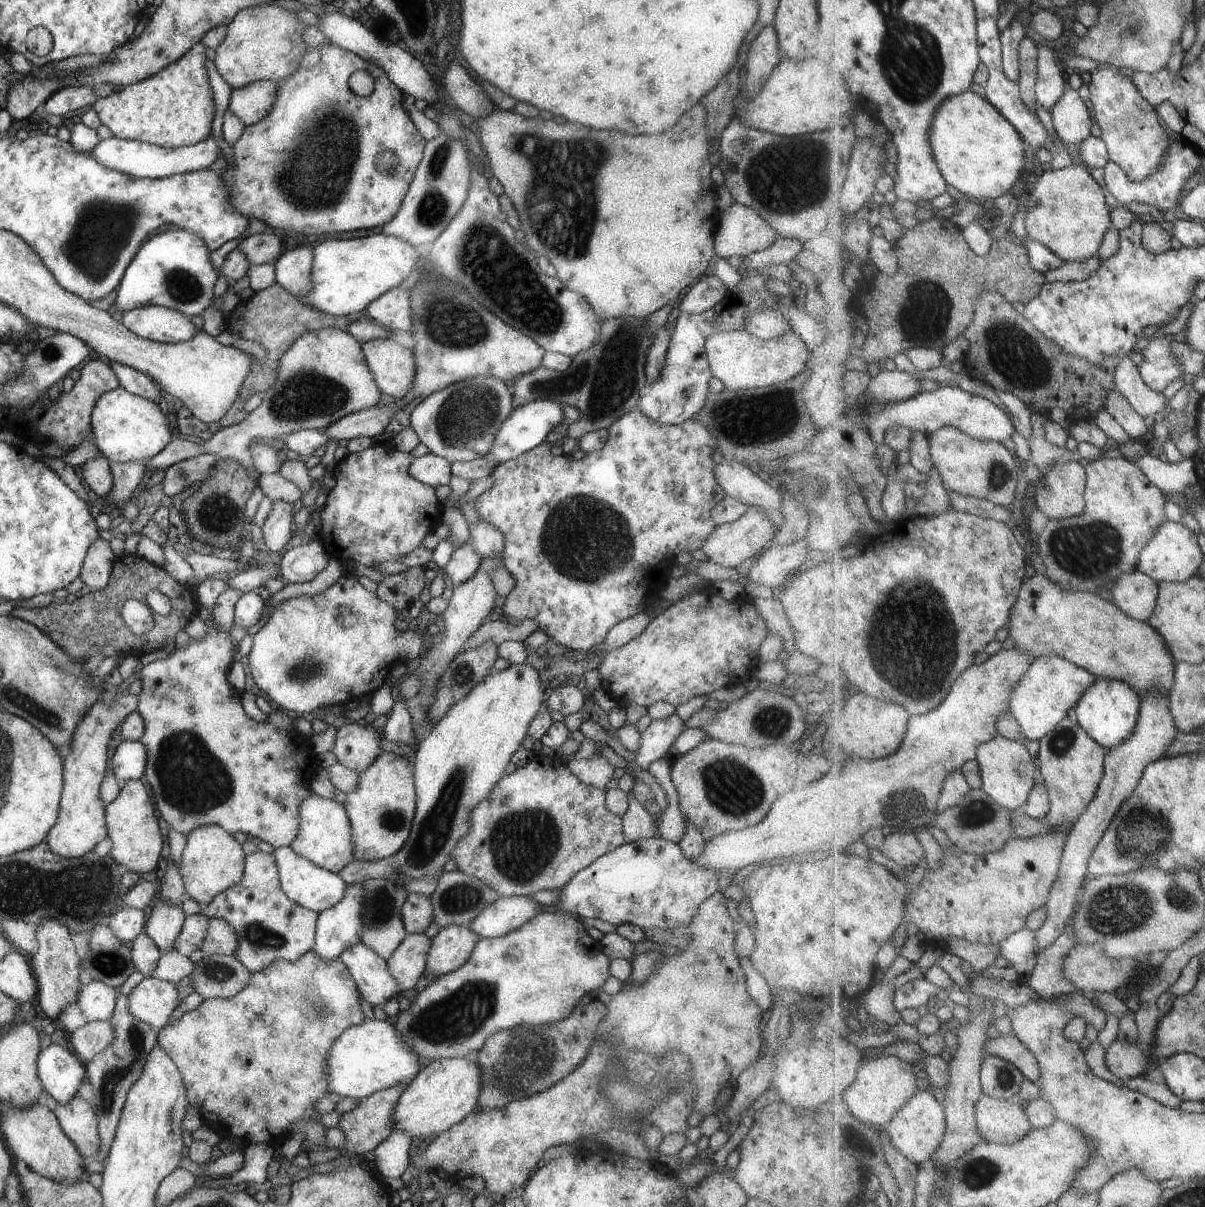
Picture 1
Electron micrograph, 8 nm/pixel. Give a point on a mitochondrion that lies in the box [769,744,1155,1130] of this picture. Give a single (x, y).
(906, 804)

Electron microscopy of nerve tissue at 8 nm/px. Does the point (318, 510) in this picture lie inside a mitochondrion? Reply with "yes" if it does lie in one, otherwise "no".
no

